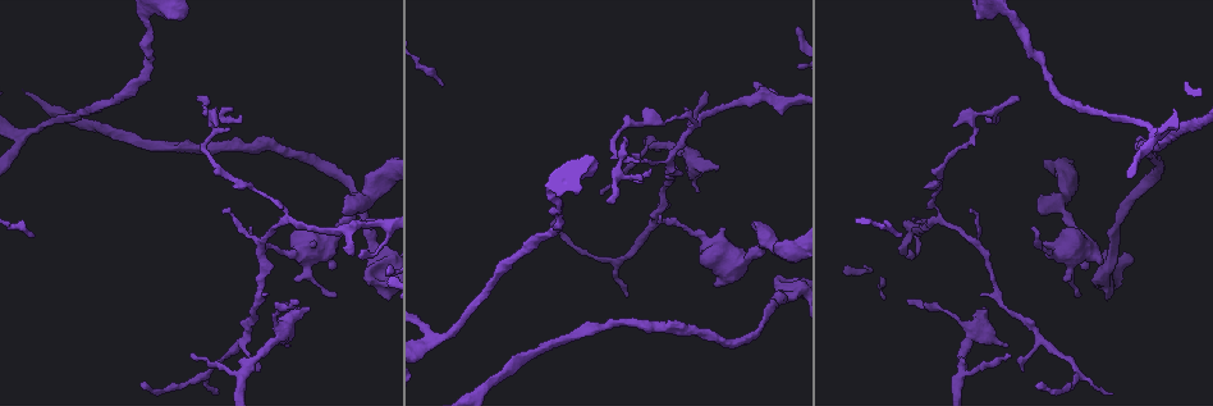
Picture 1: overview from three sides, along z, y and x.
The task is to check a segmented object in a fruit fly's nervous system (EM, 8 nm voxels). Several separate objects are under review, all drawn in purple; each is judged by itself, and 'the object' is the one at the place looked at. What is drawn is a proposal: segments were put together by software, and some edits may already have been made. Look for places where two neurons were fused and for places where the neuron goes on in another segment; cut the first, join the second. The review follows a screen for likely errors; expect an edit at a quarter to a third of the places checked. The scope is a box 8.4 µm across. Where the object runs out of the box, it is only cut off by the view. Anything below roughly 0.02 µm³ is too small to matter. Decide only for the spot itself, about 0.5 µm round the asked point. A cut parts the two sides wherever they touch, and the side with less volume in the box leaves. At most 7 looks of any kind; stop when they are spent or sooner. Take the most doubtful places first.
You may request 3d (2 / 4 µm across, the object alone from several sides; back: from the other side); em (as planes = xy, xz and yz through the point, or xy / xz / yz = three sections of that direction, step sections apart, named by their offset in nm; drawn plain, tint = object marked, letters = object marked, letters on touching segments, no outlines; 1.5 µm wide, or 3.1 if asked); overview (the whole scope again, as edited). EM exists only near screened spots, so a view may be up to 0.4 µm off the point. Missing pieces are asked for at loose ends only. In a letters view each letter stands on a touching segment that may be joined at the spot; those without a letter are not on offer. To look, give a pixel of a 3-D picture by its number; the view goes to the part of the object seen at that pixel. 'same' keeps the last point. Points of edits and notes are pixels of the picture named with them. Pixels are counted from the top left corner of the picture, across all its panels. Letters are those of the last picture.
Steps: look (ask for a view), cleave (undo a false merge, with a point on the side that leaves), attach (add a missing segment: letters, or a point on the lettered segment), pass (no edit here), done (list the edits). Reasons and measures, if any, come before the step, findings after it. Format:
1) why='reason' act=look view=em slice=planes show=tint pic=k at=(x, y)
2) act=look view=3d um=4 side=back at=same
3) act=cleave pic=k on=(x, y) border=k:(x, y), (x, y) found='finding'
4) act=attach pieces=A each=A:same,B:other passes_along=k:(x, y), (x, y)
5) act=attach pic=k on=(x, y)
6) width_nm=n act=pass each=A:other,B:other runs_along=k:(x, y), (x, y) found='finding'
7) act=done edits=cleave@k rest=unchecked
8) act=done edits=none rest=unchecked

why='tapers out' act=look view=em slice=xz step=4 show=tint pic=1 at=(1032, 228)

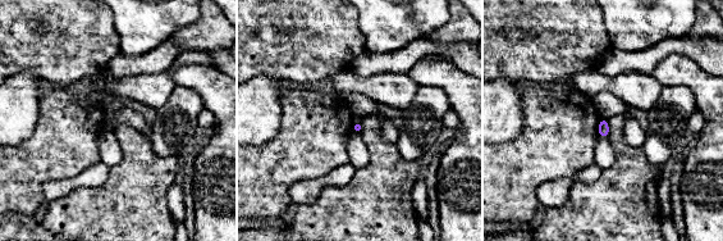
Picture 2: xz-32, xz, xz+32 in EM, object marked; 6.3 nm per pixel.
act=look view=em slice=planes show=letters at=same

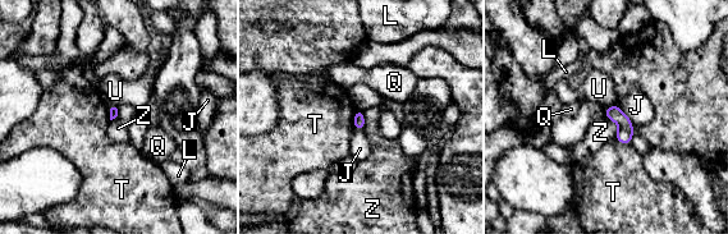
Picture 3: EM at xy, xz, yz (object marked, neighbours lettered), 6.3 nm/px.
longest_contact=Z:160nm act=pass each=J:other,L:other,Q:other,T:other,U:other,Z:other border=3:(605, 115), (617, 124), (616, 137) found='none of them fits'

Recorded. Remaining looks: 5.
why='thin end' act=look view=em slice=planes show=plain pic=1 at=(334, 296)

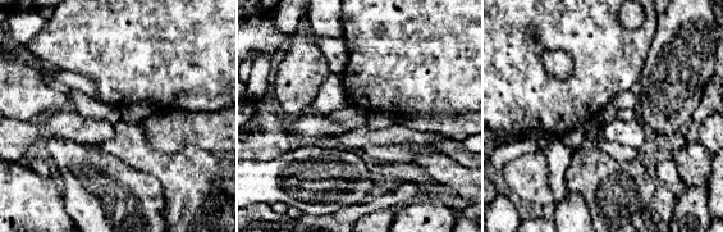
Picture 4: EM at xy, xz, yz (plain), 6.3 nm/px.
act=look view=em slice=planes show=letters at=same

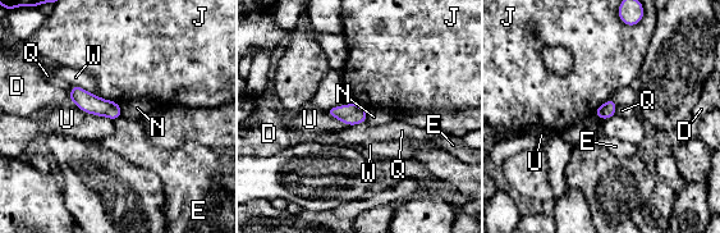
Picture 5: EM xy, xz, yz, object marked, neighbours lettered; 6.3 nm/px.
width_nm=100 longest_contact=U:320nm act=pass each=D:other,E:other,J:other,N:other,Q:other,U:other,W:other found='none of them fits'

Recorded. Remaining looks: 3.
act=look view=em slice=planes show=tint pic=1 at=(356, 205)

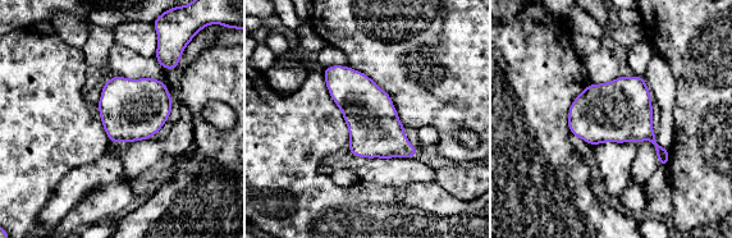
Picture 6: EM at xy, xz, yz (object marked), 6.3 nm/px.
act=look view=em slice=planes show=letters at=same

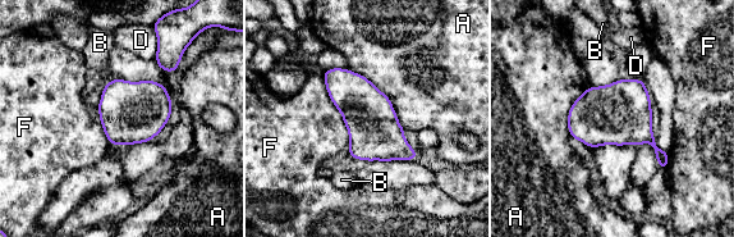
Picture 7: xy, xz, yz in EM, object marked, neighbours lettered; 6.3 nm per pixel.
width_nm=340 act=pass each=A:other,B:other,D:other,F:other border=7:(348, 69), (389, 99), (404, 128) found='one neuron here'

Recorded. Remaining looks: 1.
act=done edits=none rest=unchecked

